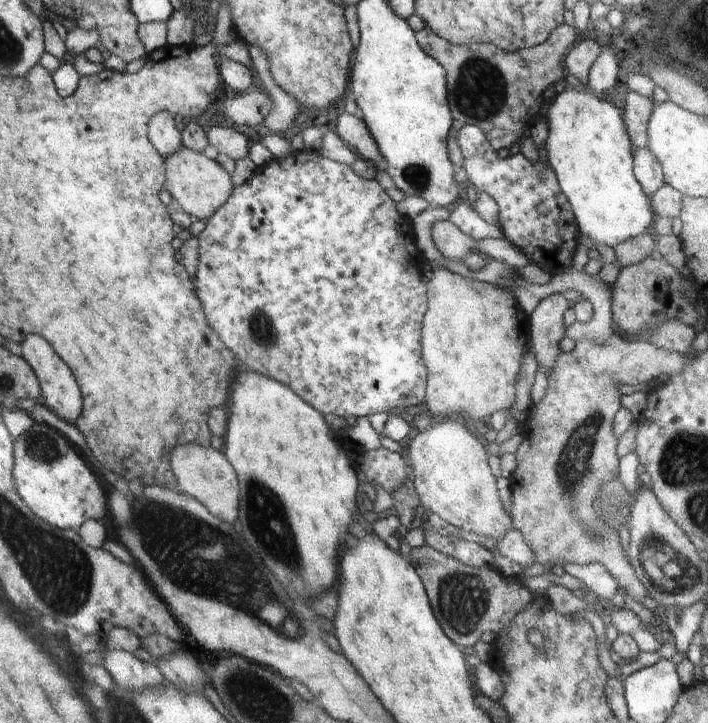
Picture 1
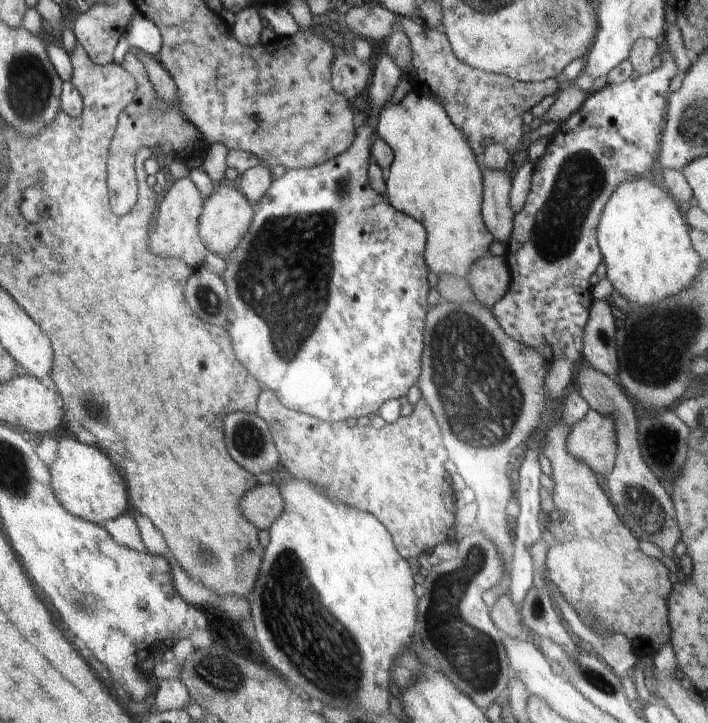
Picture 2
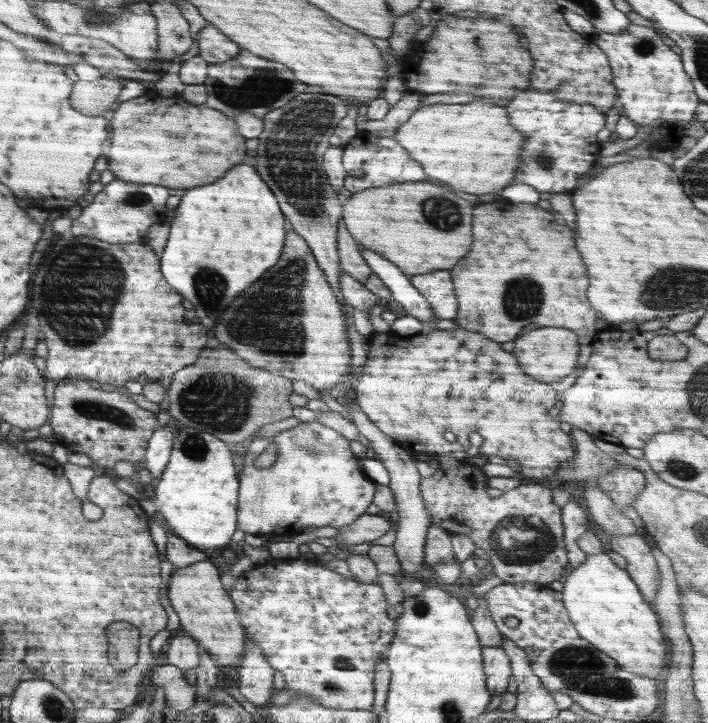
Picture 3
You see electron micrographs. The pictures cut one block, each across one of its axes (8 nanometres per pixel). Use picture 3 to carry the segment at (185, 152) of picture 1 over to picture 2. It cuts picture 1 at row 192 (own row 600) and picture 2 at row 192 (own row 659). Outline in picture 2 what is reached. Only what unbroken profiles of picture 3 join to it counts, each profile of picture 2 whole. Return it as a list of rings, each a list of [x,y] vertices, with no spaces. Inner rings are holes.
[[[222,183],[216,188],[215,193],[205,200],[200,216],[200,238],[206,248],[223,258],[225,261],[240,246],[240,240],[244,240],[246,233],[251,230],[252,220],[254,220],[252,205],[246,197],[239,191],[235,184]]]

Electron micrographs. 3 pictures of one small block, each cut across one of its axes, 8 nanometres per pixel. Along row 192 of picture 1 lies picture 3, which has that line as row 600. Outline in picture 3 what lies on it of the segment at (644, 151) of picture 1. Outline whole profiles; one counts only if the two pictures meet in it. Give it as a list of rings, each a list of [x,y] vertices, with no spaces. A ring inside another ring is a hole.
[[[641,535],[610,536],[612,551],[627,560],[626,570],[643,594],[644,600],[653,607],[653,600],[660,584],[660,571],[656,559]]]

